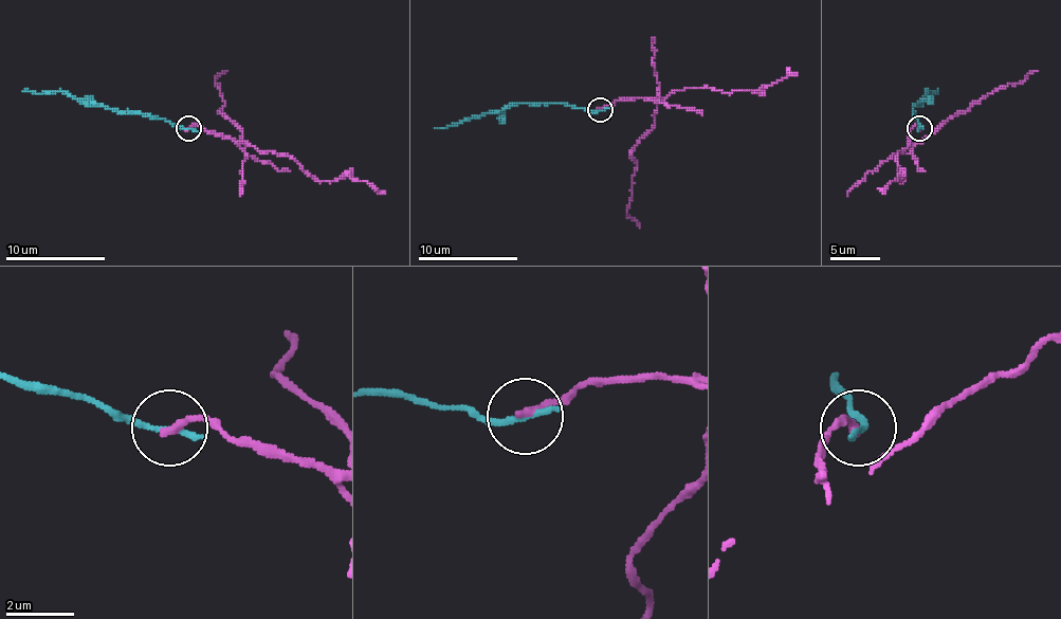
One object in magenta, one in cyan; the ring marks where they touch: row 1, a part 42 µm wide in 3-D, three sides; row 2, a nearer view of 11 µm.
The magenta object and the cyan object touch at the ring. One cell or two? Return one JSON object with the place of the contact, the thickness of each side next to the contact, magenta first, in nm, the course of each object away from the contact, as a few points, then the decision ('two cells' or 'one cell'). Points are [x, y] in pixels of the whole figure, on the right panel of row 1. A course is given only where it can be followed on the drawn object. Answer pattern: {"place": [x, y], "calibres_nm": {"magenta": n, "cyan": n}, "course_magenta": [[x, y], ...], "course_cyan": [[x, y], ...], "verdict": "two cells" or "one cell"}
{"place": [919, 128], "calibres_nm": {"magenta": 240, "cyan": 200}, "course_magenta": [[920, 128], [915, 126], [910, 131], [908, 146], [897, 153], [900, 181], [900, 176], [882, 194]], "course_cyan": [[920, 128], [913, 108], [928, 91], [937, 91]], "verdict": "two cells"}

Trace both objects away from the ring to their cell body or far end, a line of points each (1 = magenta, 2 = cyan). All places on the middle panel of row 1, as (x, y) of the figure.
1: (600, 110), (617, 101), (666, 97), (672, 93), (699, 88), (760, 90), (797, 73)
2: (600, 110), (584, 110), (565, 103), (517, 103), (435, 128)

